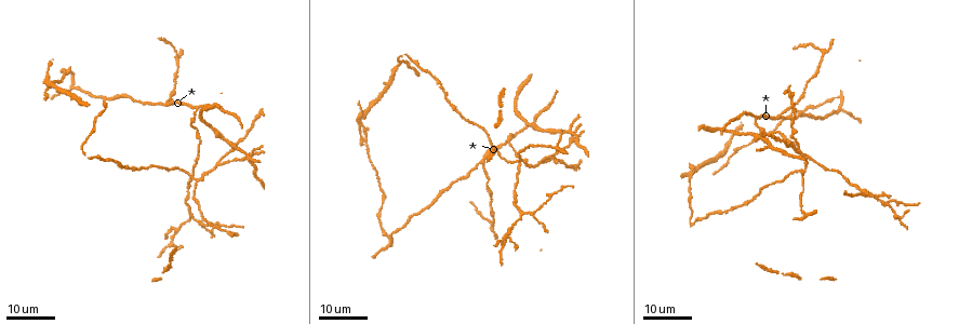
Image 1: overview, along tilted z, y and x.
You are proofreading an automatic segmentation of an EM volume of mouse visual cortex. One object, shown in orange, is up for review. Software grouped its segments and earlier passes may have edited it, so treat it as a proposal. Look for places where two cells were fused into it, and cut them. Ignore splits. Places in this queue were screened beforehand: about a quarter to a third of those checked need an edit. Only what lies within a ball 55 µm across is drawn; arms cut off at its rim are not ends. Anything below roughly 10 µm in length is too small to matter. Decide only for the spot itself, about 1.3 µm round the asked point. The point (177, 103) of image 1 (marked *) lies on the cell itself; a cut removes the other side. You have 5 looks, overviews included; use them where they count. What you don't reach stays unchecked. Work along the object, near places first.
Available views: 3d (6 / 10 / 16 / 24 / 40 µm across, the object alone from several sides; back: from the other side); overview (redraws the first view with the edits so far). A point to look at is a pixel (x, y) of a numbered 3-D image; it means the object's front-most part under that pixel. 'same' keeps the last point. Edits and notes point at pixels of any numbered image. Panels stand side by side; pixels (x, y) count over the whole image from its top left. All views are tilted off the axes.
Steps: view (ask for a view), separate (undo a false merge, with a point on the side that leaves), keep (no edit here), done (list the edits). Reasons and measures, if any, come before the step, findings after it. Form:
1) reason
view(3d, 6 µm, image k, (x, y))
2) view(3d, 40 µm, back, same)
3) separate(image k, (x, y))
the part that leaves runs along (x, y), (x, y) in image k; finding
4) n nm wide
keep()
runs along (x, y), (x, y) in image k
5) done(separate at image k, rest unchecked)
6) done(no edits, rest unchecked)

thin arm on a thick one
view(3d, 24 µm, image 1, (779, 118))

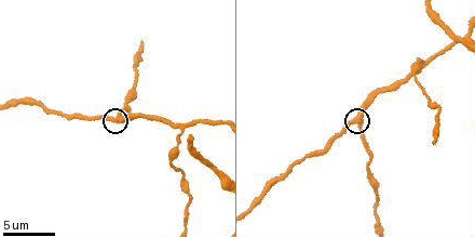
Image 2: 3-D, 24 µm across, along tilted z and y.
view(3d, 10 µm, image 2, (115, 120))

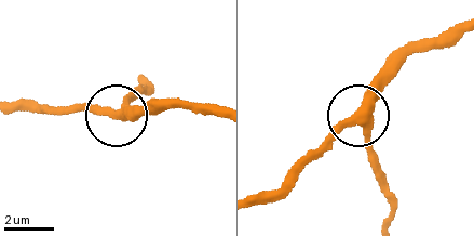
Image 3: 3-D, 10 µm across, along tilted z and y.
350 nm wide
keep()
runs along (414, 52), (362, 117), (363, 132), (384, 170) in image 3; continuous, no second cell

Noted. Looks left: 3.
view(3d, 16 µm, image 2, (184, 127))

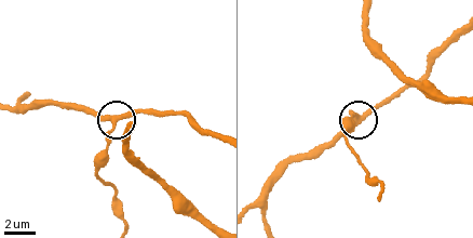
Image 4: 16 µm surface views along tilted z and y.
310 nm wide
keep()
runs along (53, 103), (120, 118), (151, 109) in image 4; one cell here

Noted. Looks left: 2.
view(3d, 24 µm, image 1, (531, 144))

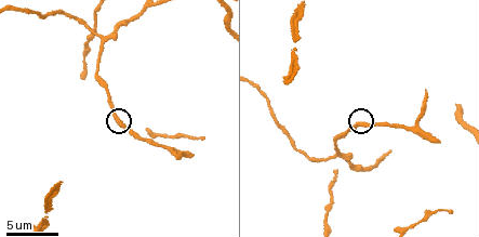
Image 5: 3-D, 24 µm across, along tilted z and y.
zoom in
view(3d, 6 µm, image 5, (121, 122))

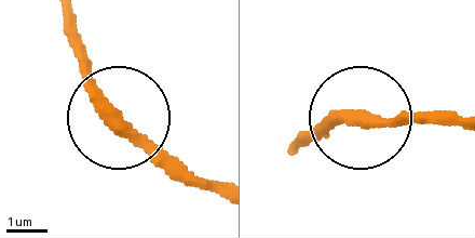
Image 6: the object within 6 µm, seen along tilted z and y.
side arm 21 µm
keep()
one cell here

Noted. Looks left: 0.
done(no edits, rest unchecked)

